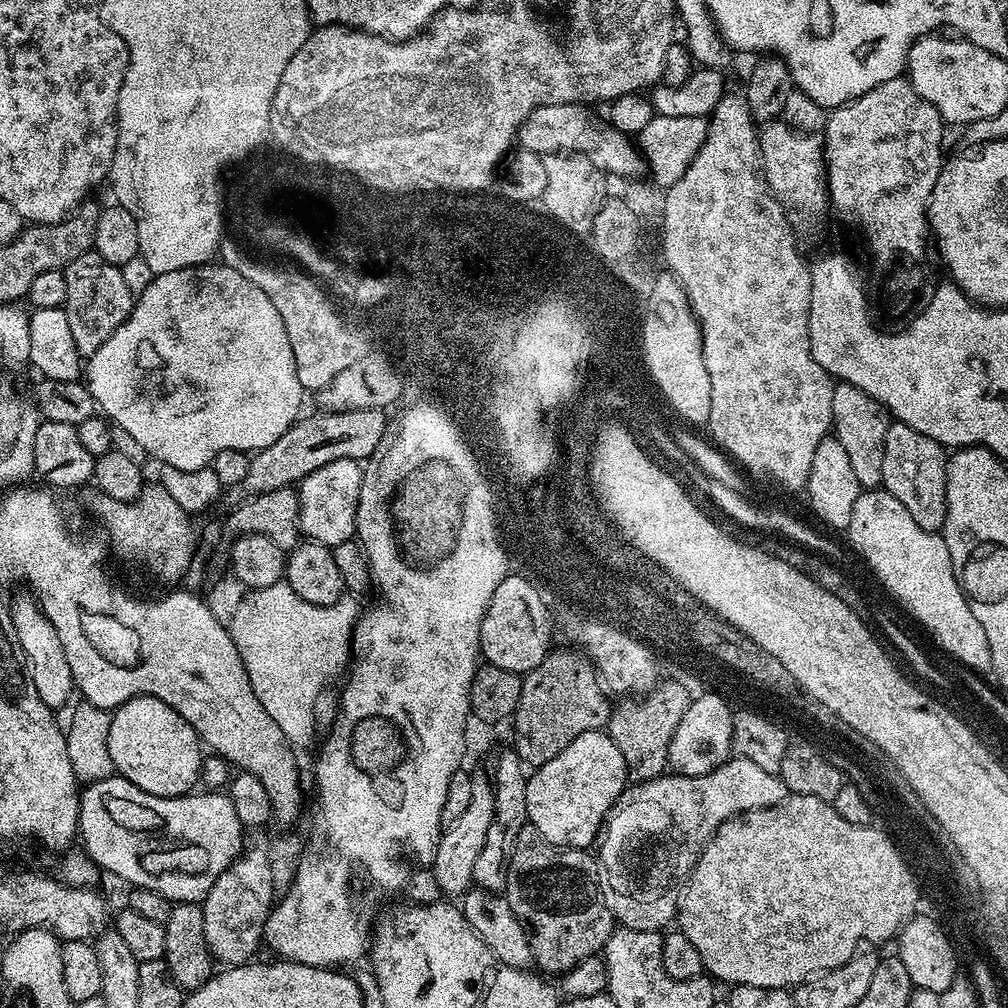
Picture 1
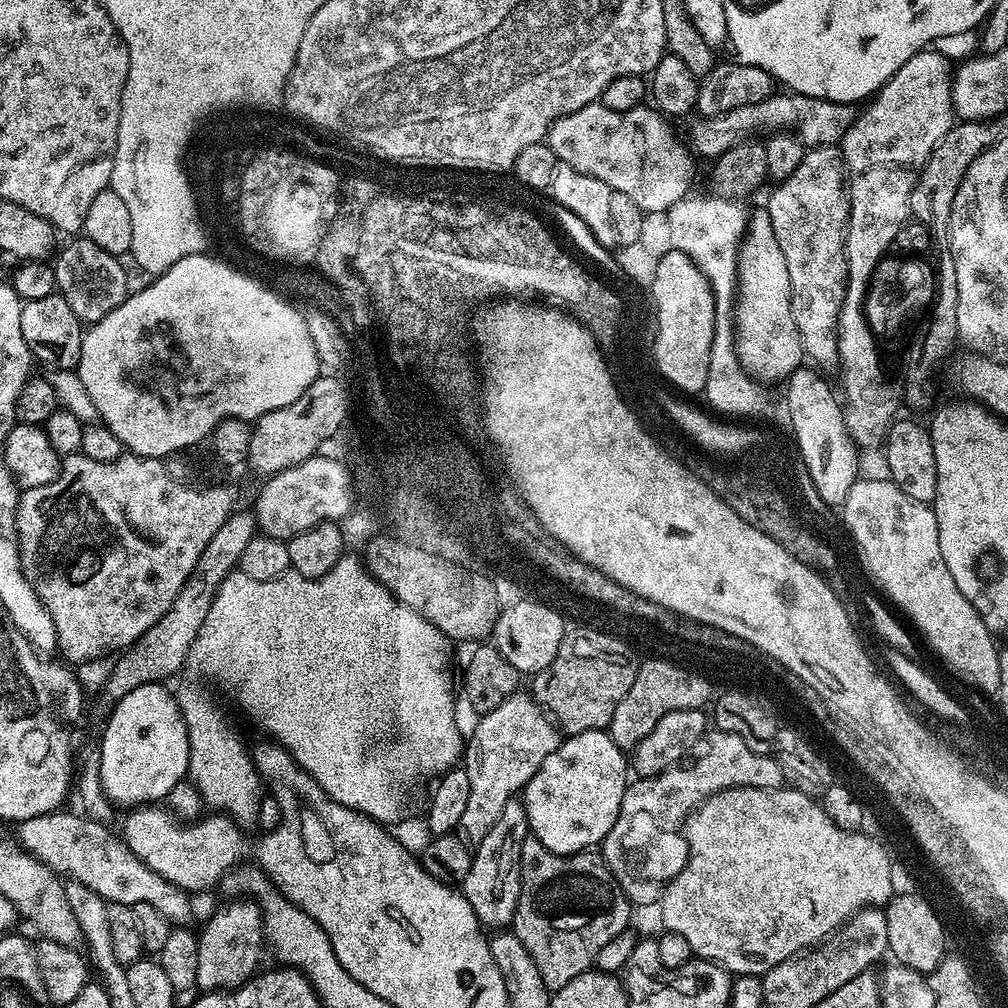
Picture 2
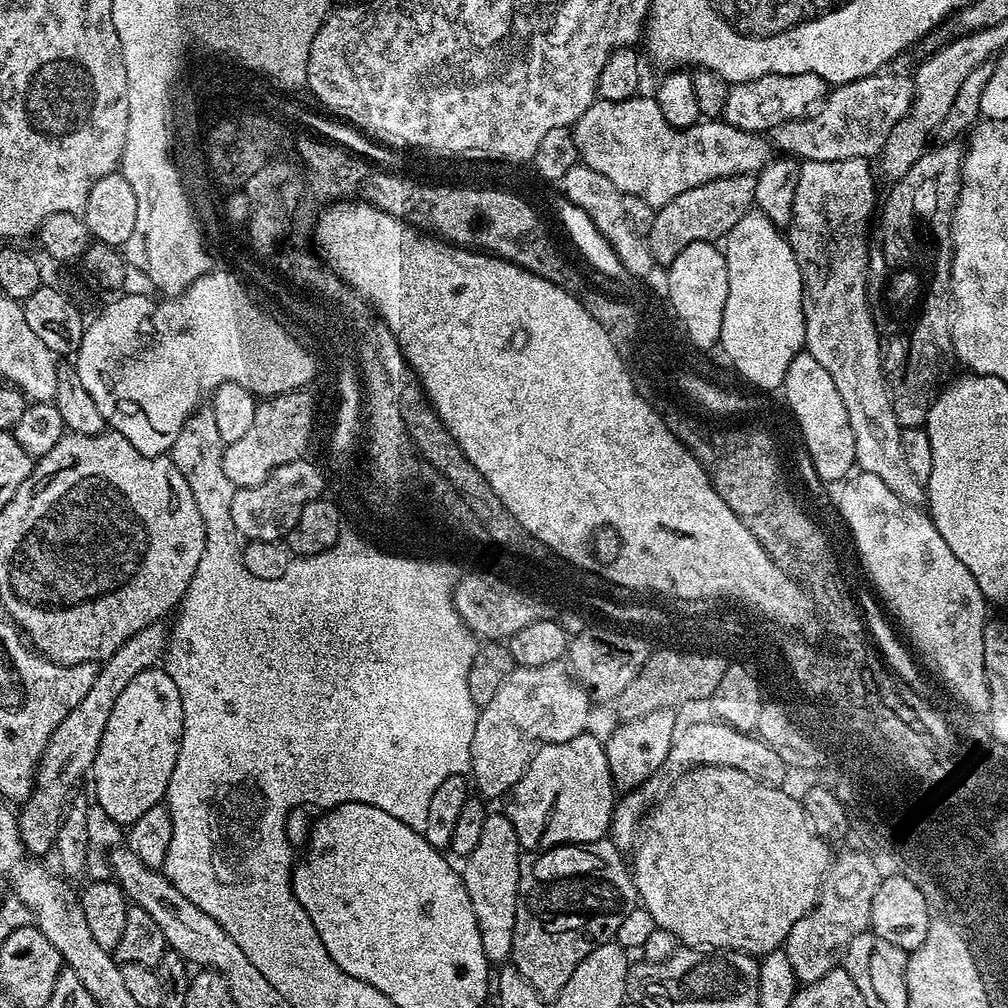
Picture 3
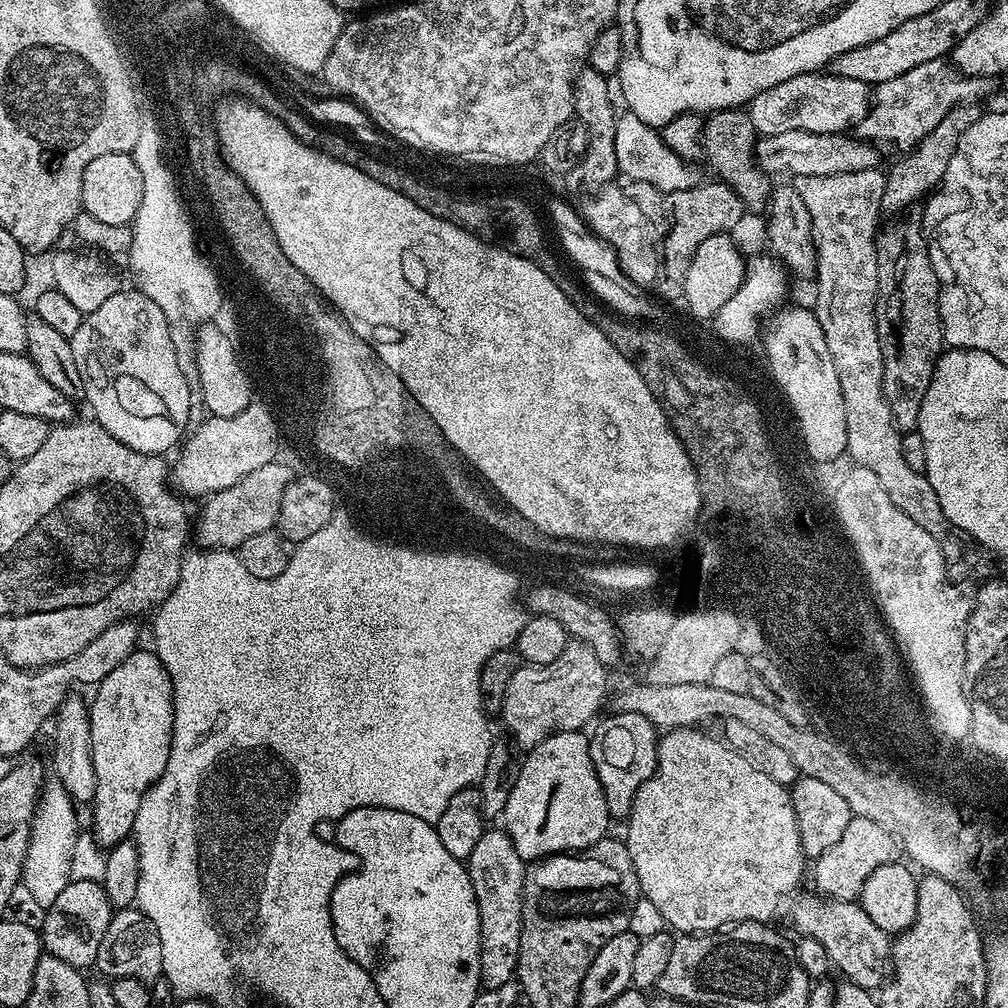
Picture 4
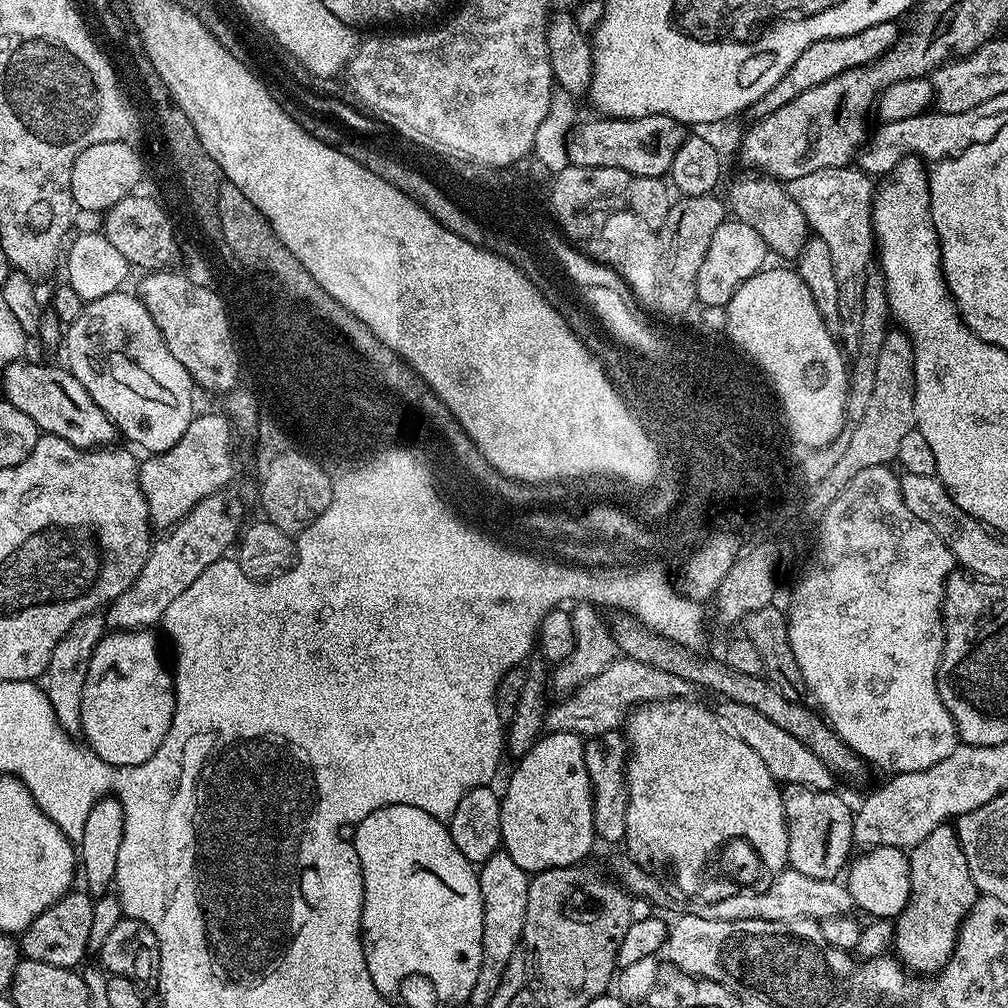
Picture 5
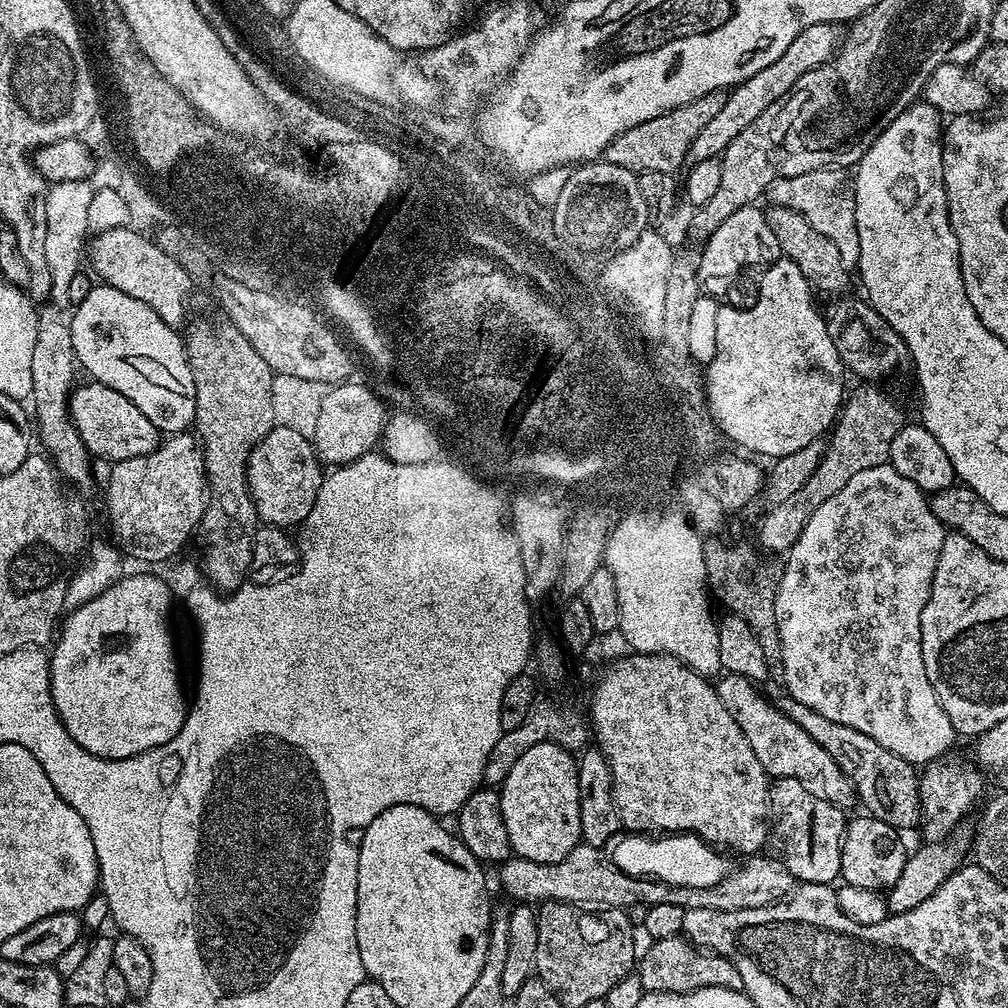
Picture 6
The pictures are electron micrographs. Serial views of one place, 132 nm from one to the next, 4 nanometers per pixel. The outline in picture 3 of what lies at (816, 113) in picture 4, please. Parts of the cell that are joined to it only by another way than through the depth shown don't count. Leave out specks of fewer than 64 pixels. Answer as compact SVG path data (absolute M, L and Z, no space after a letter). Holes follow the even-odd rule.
M766 74L729 87L722 119L738 130L768 134L782 122L804 119L825 97L826 85L818 74Z

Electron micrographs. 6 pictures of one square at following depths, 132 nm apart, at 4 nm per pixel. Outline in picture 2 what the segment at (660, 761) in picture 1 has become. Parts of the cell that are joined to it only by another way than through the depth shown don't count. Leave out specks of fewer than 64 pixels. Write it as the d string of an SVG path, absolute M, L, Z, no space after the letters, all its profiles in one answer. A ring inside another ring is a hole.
M649 664L648 669L643 673L638 673L629 693L618 703L614 710L613 720L607 726L607 733L612 737L614 743L620 748L631 750L636 747L636 743L666 714L674 710L686 710L687 708L700 708L700 702L694 692L709 691L710 683L699 673L690 673L683 667L670 668L666 664Z

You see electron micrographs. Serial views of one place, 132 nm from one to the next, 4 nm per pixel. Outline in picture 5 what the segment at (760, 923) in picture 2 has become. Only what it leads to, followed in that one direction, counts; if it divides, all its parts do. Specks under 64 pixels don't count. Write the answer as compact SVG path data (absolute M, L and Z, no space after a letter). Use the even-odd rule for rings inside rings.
M689 698L679 700L663 700L661 704L641 704L627 717L626 739L628 741L628 805L626 806L626 834L623 843L628 844L627 855L641 866L665 864L672 871L672 880L680 892L692 892L700 884L700 875L708 864L708 859L714 857L729 841L745 840L760 856L763 867L769 873L775 874L788 864L788 826L784 823L784 794L781 785L766 770L766 762L746 746L746 742L737 740L729 734L720 723L717 713L700 704L695 704Z

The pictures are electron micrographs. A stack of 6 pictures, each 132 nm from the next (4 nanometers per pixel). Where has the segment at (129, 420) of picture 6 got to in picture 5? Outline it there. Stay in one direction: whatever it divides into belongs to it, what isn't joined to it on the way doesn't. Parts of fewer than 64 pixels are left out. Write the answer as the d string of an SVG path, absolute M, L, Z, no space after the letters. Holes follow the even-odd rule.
M21 358L2 373L2 396L18 406L18 410L30 414L41 433L66 438L66 442L74 446L91 449L111 445L115 441L112 439L117 439L114 421L96 405L86 386L82 386L82 382L78 382L78 378L74 378L67 367L51 368L48 364L27 364L26 361Z

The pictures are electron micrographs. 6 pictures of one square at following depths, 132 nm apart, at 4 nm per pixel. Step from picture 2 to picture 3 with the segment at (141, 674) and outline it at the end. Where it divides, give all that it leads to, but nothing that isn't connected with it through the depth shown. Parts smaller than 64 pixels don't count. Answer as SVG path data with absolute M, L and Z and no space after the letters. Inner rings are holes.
M157 622L138 630L108 660L99 665L94 686L58 722L58 730L50 738L46 750L40 755L40 764L36 768L36 783L32 785L32 794L23 801L19 809L18 819L20 821L20 837L25 849L33 857L43 857L43 852L53 851L56 839L58 838L59 827L64 822L65 812L70 805L70 797L74 790L72 787L79 782L80 776L87 777L92 770L92 763L100 749L102 734L106 734L106 722L110 722L110 710L114 710L114 702L118 702L118 694L126 690L134 678L134 674L142 674L142 670L155 668L165 659L168 650L169 629L163 623Z

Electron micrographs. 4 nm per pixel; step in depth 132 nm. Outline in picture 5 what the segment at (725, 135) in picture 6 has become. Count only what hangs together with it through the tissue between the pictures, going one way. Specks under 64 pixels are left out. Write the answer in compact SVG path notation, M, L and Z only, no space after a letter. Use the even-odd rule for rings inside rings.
M887 20L867 27L858 34L846 35L842 38L820 39L818 42L812 43L802 52L798 61L794 62L794 66L775 83L773 88L766 90L764 97L754 105L754 112L757 112L755 115L763 118L774 114L774 110L794 102L794 98L798 98L798 94L806 94L806 90L813 89L814 86L821 85L822 82L829 81L832 77L837 77L847 69L861 68L862 65L877 60L899 40L898 25L897 21Z

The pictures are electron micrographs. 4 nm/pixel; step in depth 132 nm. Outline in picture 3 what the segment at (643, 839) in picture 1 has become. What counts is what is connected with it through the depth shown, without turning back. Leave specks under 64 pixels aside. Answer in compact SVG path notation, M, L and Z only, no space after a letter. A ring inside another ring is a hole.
M717 718L696 720L685 728L683 725L672 739L670 754L666 754L666 762L662 762L659 770L641 788L625 792L615 801L610 829L612 845L621 850L631 849L635 845L644 813L656 803L661 794L668 791L673 780L678 779L683 772L702 766L726 766L742 770L742 774L750 774L750 778L773 786L783 785L785 783L783 780L790 771L789 765L778 754L778 750L774 750L765 740L761 740L751 732L740 732L734 726L725 724L723 720Z

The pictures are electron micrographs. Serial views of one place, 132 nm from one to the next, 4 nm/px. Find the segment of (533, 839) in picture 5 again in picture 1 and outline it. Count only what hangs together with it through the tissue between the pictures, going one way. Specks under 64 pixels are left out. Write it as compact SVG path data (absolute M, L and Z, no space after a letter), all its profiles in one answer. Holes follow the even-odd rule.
M607 731L578 734L560 754L537 767L528 776L528 785L526 786L528 823L534 825L543 840L554 845L557 850L561 848L587 849L597 843L608 819L608 811L614 806L616 799L624 793L628 783L628 771L626 770L626 762L622 758L622 750L618 750L618 746L614 746Z

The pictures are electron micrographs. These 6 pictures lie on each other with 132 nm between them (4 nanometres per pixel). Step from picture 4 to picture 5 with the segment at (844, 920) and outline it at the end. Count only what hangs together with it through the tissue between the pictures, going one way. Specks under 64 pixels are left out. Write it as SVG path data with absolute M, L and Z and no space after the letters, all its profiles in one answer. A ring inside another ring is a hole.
M791 866L775 873L771 879L772 885L765 892L737 890L738 892L733 896L724 896L721 900L710 901L709 904L694 905L690 908L691 915L714 922L746 922L747 920L769 920L770 922L814 920L819 922L826 918L846 916L853 911L852 895L839 879L810 878Z

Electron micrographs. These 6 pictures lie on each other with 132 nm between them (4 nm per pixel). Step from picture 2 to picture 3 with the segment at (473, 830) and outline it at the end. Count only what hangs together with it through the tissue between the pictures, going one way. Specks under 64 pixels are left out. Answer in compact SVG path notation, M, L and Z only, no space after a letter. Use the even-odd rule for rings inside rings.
M563 663L550 666L513 667L512 673L502 682L498 694L491 702L479 709L474 726L472 743L472 767L470 769L474 788L484 796L500 796L511 793L513 786L522 778L526 766L543 744L570 742L570 738L580 736L589 727L588 715L594 708L588 690L580 683Z

